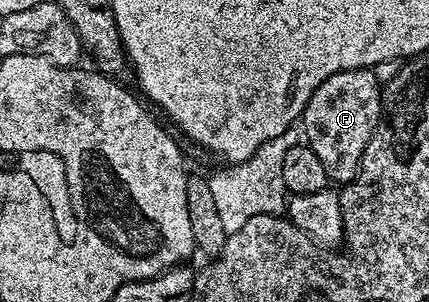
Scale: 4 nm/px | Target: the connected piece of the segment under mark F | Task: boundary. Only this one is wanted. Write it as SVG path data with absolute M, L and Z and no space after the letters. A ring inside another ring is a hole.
M371 68L337 72L325 79L302 107L302 137L306 145L317 152L321 164L325 164L325 172L332 183L346 184L359 173L359 161L379 123L383 96L381 82L375 79L375 74Z

